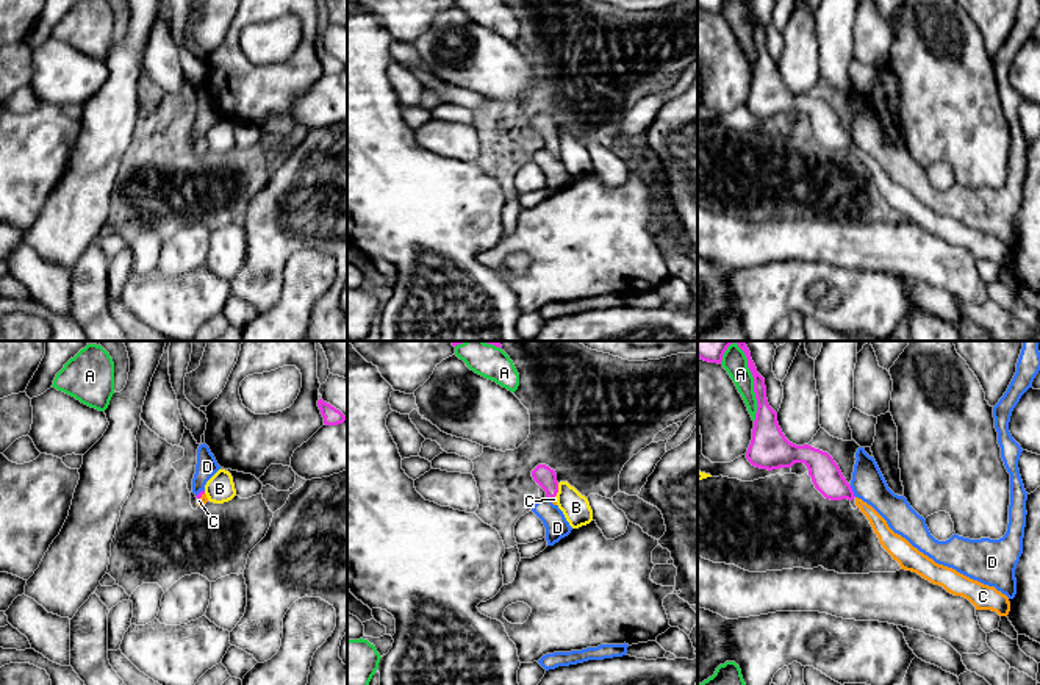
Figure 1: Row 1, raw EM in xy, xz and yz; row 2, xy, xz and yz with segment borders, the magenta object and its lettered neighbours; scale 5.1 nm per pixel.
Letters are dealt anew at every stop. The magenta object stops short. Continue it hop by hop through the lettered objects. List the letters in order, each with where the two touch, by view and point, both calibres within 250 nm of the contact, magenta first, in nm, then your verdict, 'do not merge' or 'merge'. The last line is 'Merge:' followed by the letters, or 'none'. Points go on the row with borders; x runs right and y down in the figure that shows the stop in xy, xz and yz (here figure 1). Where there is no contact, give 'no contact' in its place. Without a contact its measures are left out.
A: contact yz (754, 382); calibres 130 and 130 nm; do not merge
B: contact xz (557, 490); calibres 110 and 140 nm; do not merge
C: contact xy (200, 496); calibres 20 and 50 nm; merge
D: contact yz (853, 491); calibres 160 and 170 nm; do not merge
Merge: C

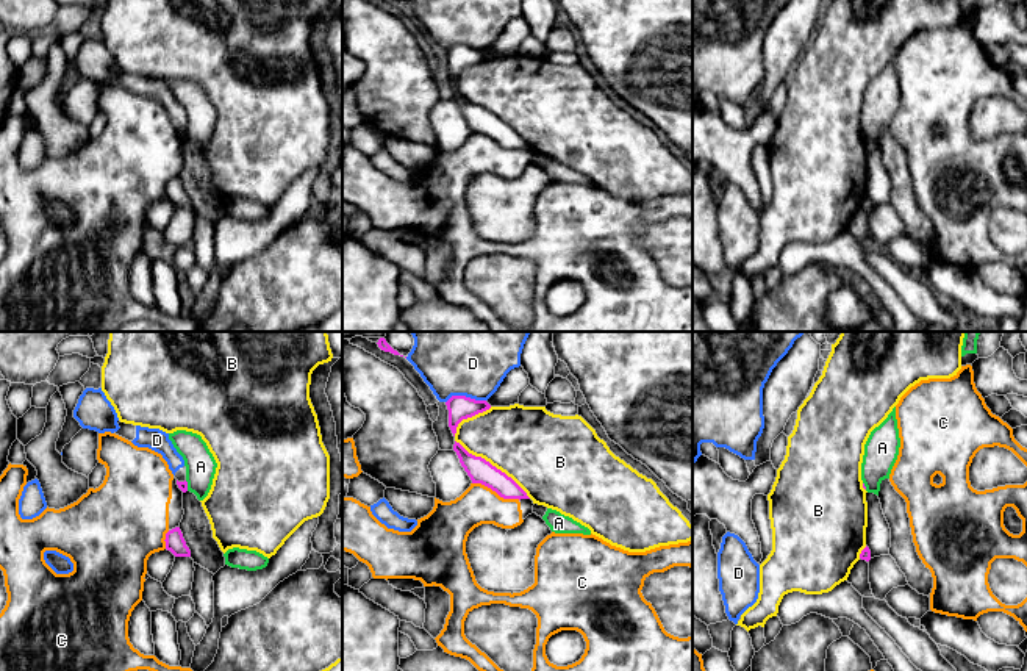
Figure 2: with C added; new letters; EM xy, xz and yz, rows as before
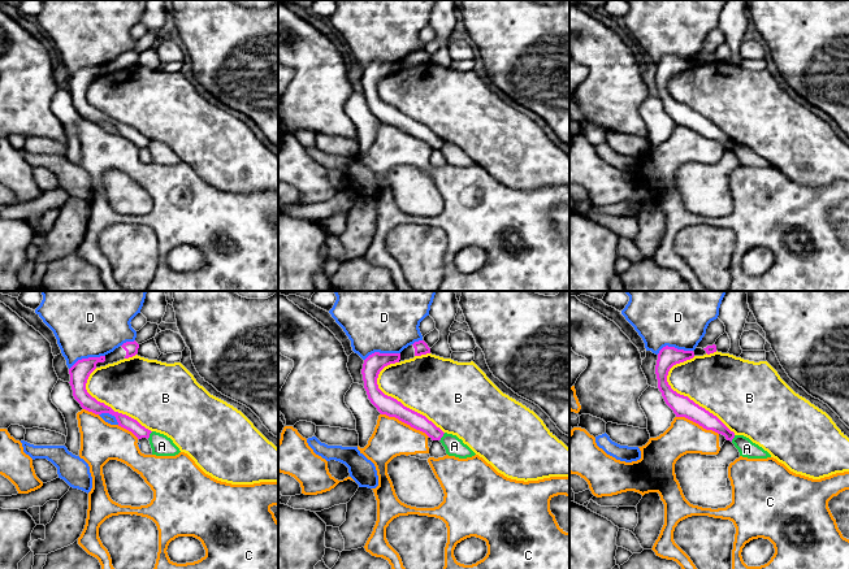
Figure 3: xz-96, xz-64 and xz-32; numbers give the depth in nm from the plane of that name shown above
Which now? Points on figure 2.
A: contact xy (186, 485); calibres 50 and 160 nm; do not merge
B: contact xz (491, 465); calibres 130 and 400 nm; do not merge
C: contact xz (496, 491); calibres 130 and 200 nm; do not merge
D: contact xz (465, 396); calibres 130 and 500 nm; do not merge
Merge: none

